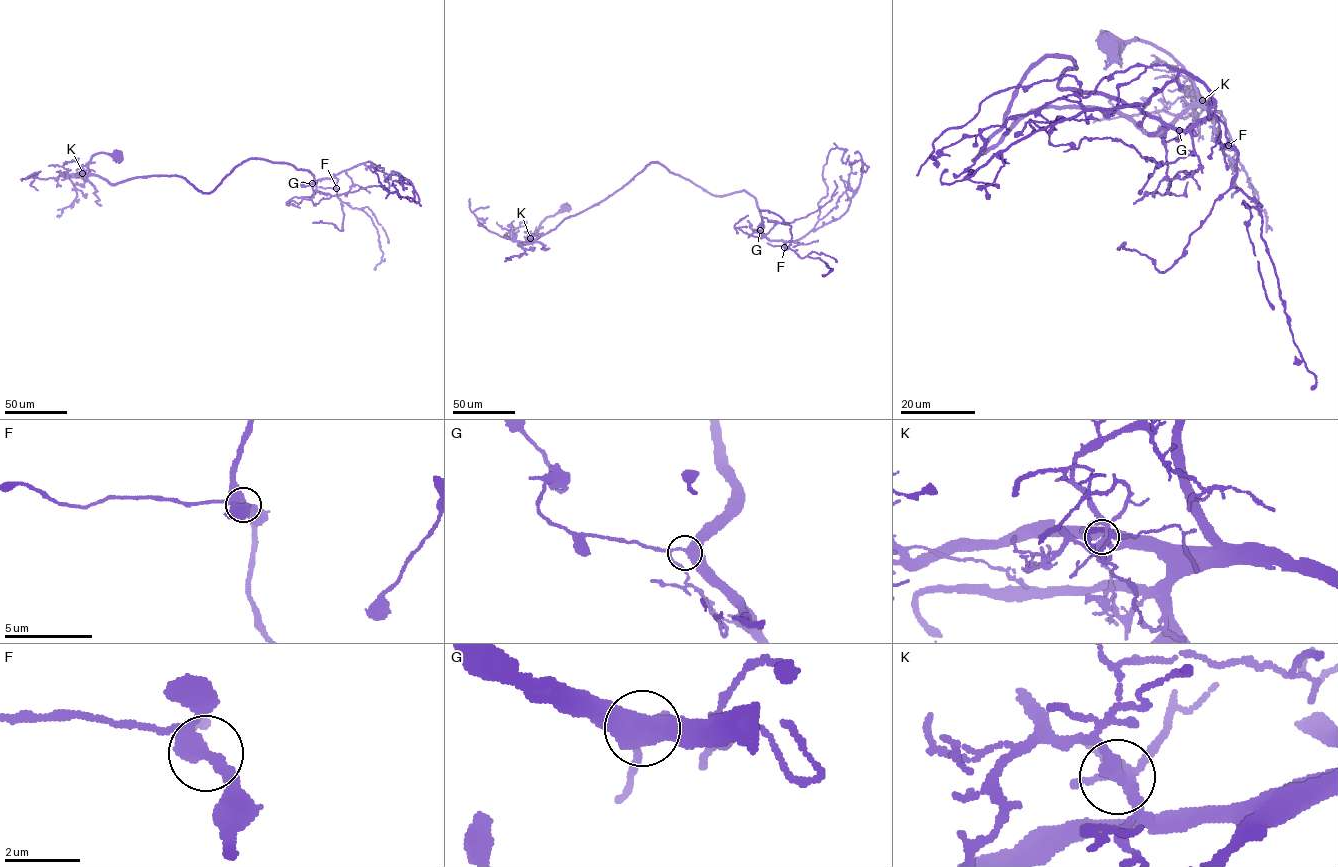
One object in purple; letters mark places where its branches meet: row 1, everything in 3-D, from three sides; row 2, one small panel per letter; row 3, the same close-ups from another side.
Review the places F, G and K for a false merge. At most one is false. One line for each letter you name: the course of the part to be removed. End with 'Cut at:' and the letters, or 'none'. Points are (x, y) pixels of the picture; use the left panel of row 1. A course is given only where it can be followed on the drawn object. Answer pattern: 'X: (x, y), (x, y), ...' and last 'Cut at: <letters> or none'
Cut at: none

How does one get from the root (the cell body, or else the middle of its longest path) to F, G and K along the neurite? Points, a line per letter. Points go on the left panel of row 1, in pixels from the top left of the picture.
F: (117, 154), (89, 172), (209, 193), (261, 158), (336, 188)
G: (117, 154), (95, 154), (89, 172), (114, 184), (178, 175), (209, 193), (261, 158), (306, 169), (312, 183)
K: (117, 154), (95, 154), (88, 164), (90, 174), (82, 173)

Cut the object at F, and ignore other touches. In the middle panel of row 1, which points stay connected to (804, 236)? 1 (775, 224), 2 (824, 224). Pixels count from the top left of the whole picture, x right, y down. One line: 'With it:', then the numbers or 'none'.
With it: 1, 2

